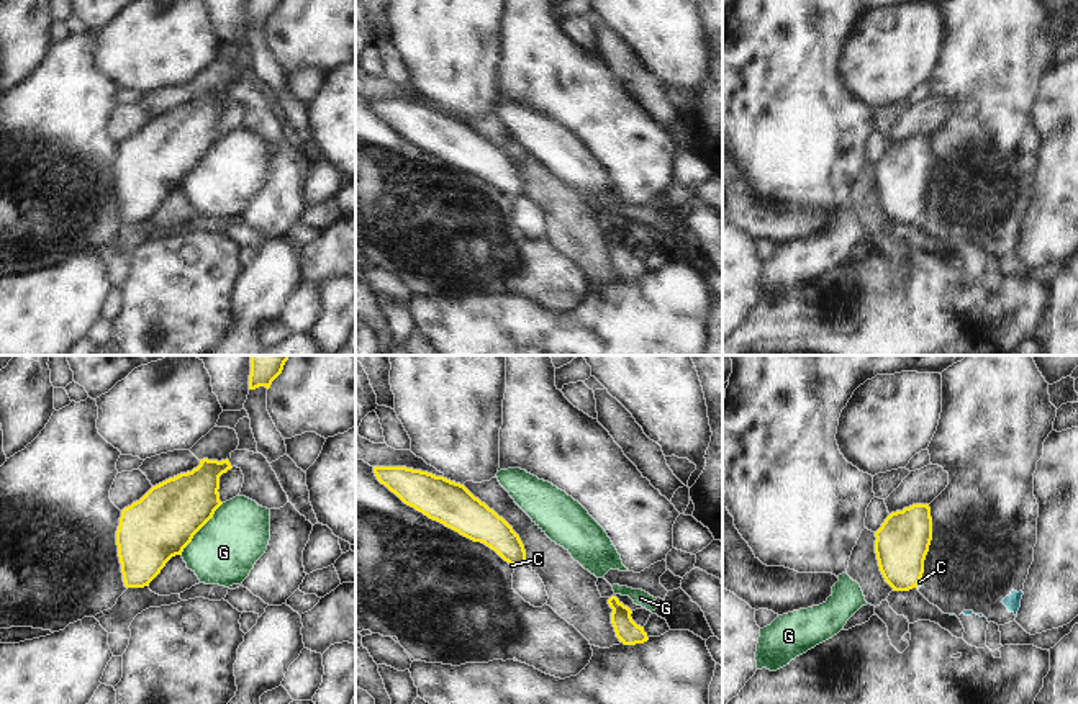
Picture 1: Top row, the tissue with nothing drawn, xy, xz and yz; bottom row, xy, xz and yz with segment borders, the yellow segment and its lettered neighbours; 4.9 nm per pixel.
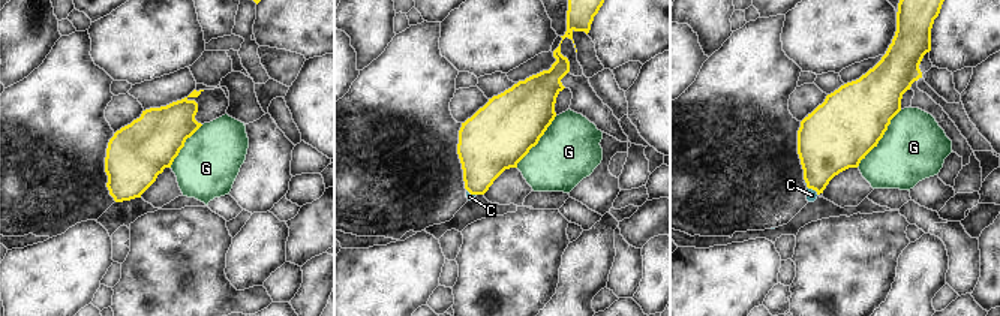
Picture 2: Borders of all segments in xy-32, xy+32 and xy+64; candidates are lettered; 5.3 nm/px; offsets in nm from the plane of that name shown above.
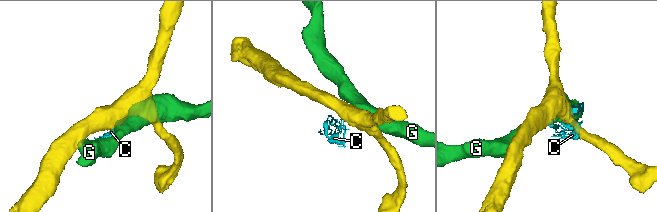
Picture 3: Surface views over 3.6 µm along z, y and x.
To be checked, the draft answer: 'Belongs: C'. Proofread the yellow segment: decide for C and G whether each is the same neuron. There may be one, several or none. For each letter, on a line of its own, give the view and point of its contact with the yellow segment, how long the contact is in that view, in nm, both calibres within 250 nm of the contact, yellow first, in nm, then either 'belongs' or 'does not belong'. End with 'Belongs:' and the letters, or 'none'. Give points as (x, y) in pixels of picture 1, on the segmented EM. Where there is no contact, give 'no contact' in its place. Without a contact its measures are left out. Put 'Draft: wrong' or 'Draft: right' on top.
Draft: wrong
C: contact yz (918, 583); length 40 nm; calibres 260 and 20 nm; does not belong
G: contact xy (200, 528); length 340 nm; calibres 320 and 320 nm; does not belong
Belongs: none

